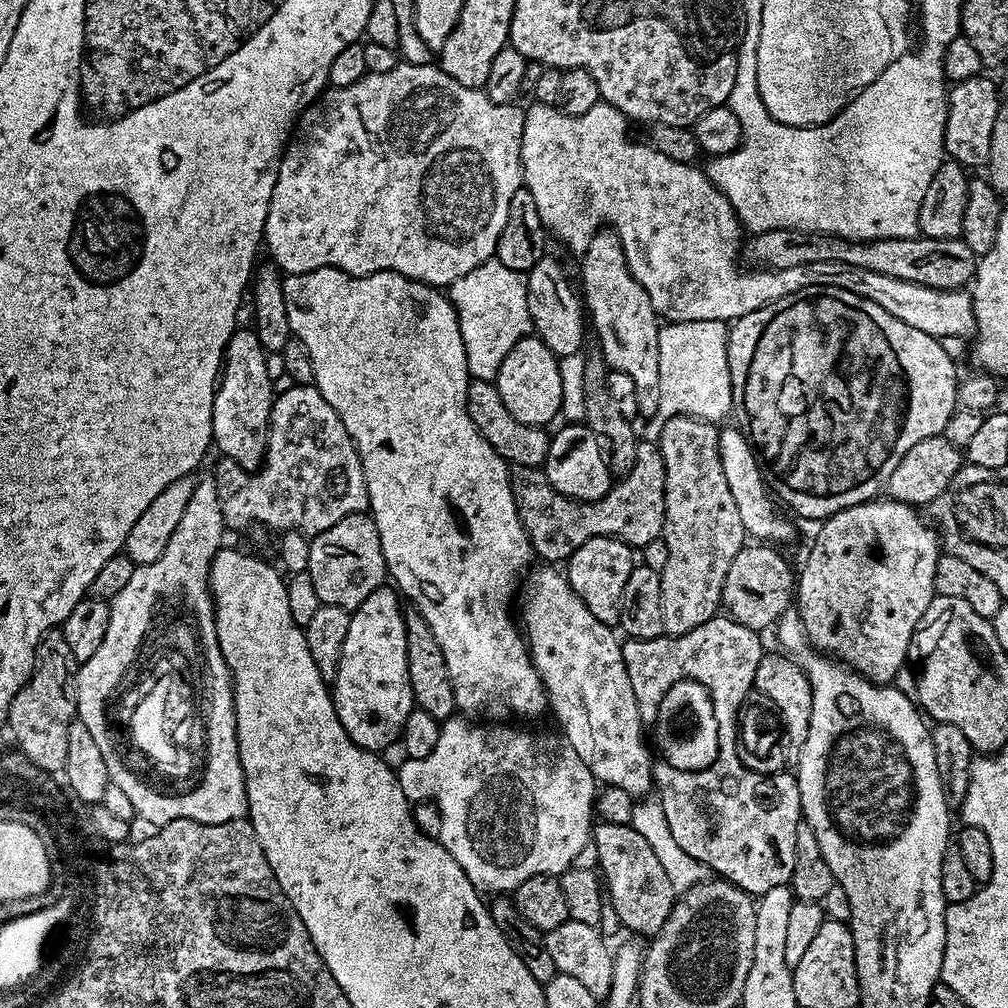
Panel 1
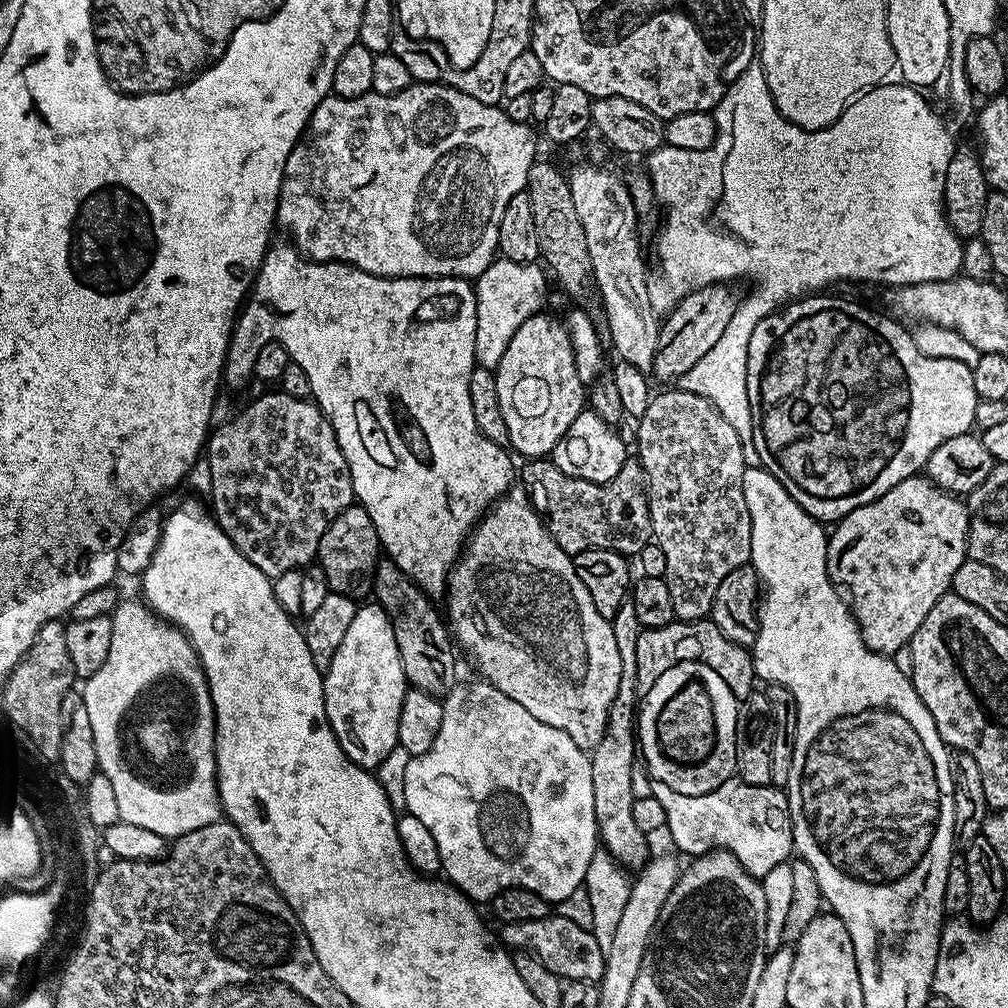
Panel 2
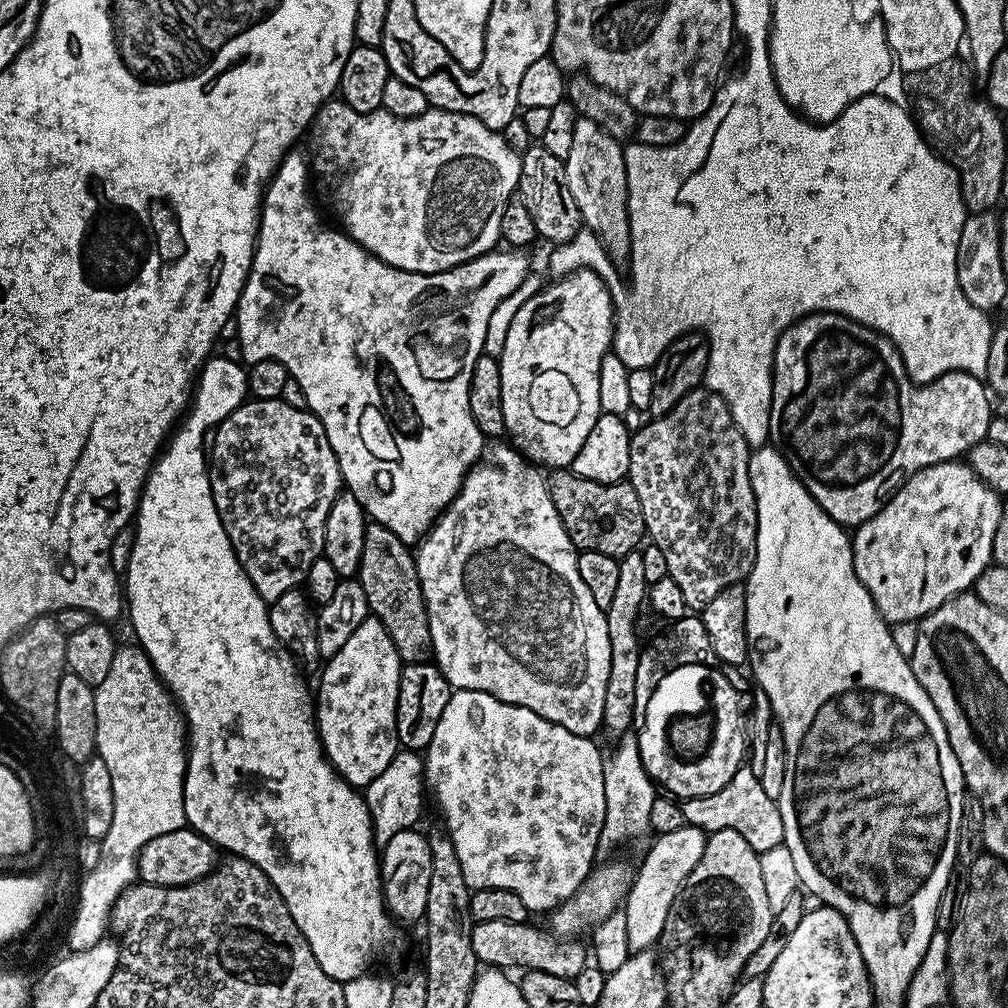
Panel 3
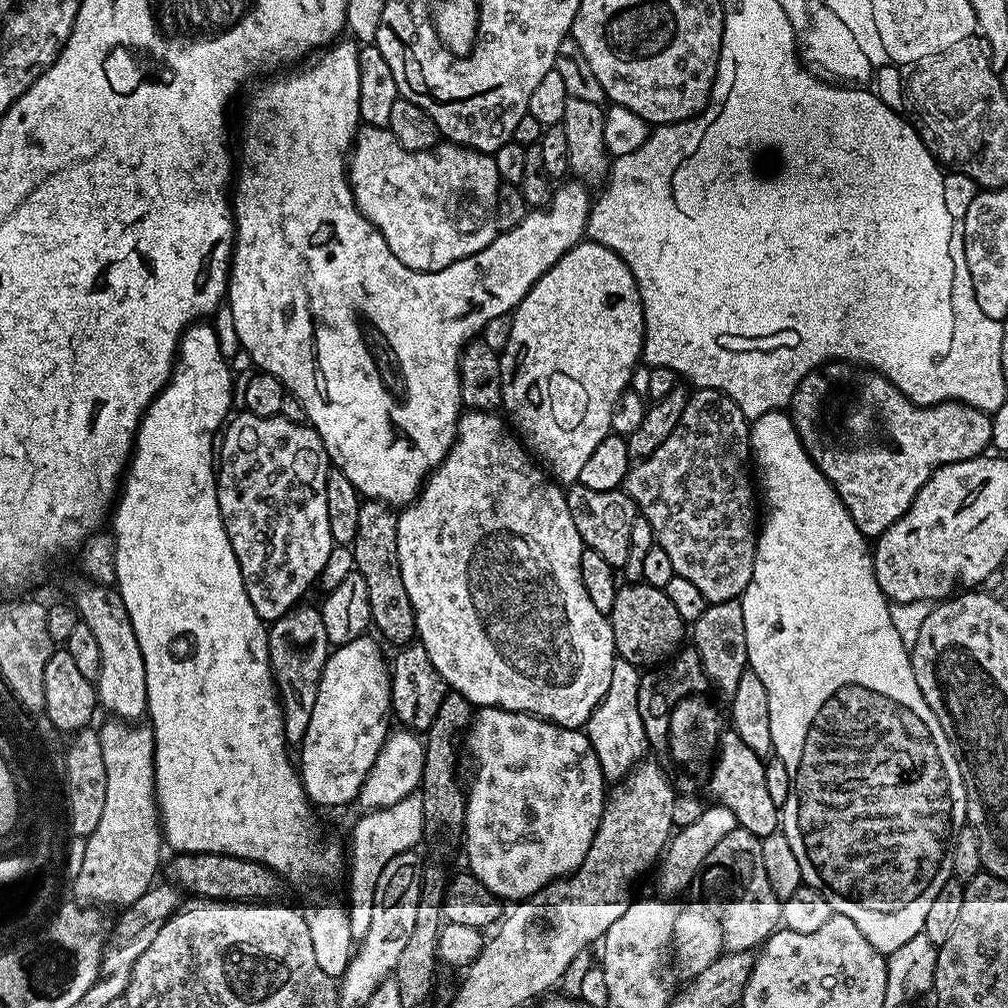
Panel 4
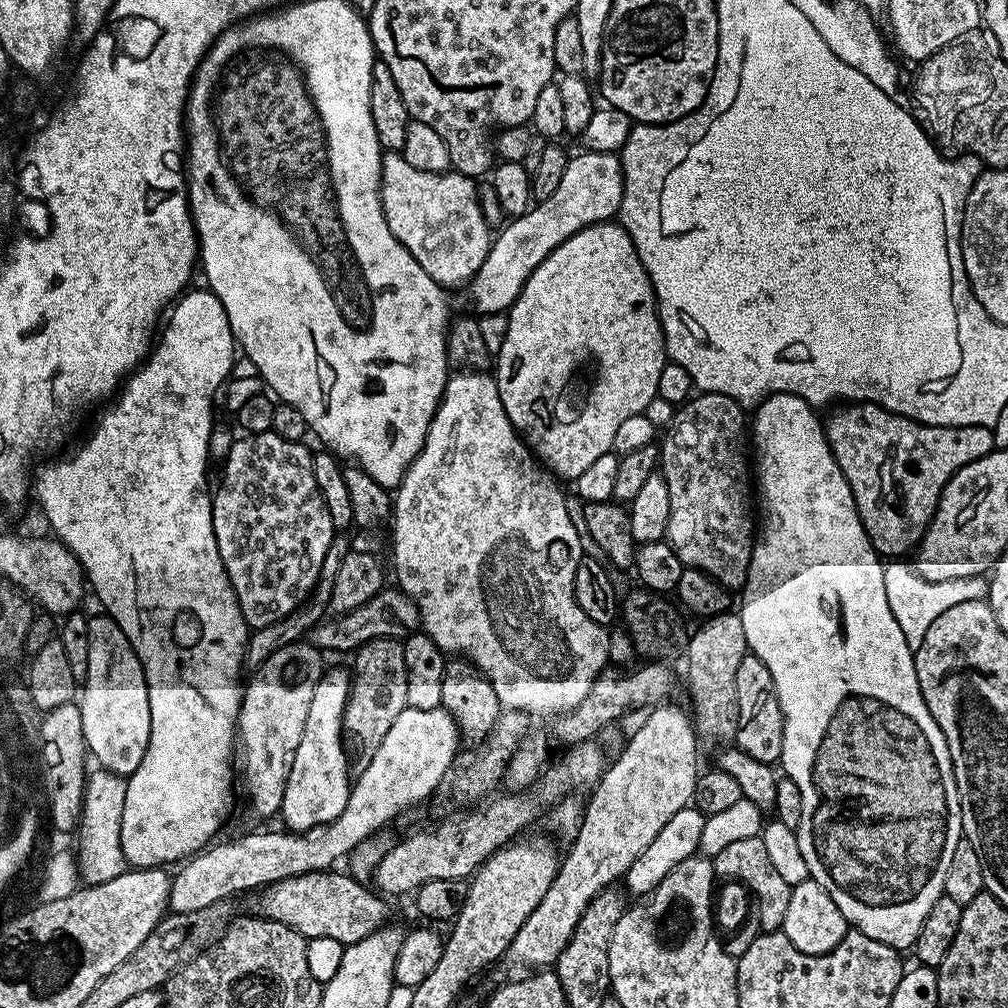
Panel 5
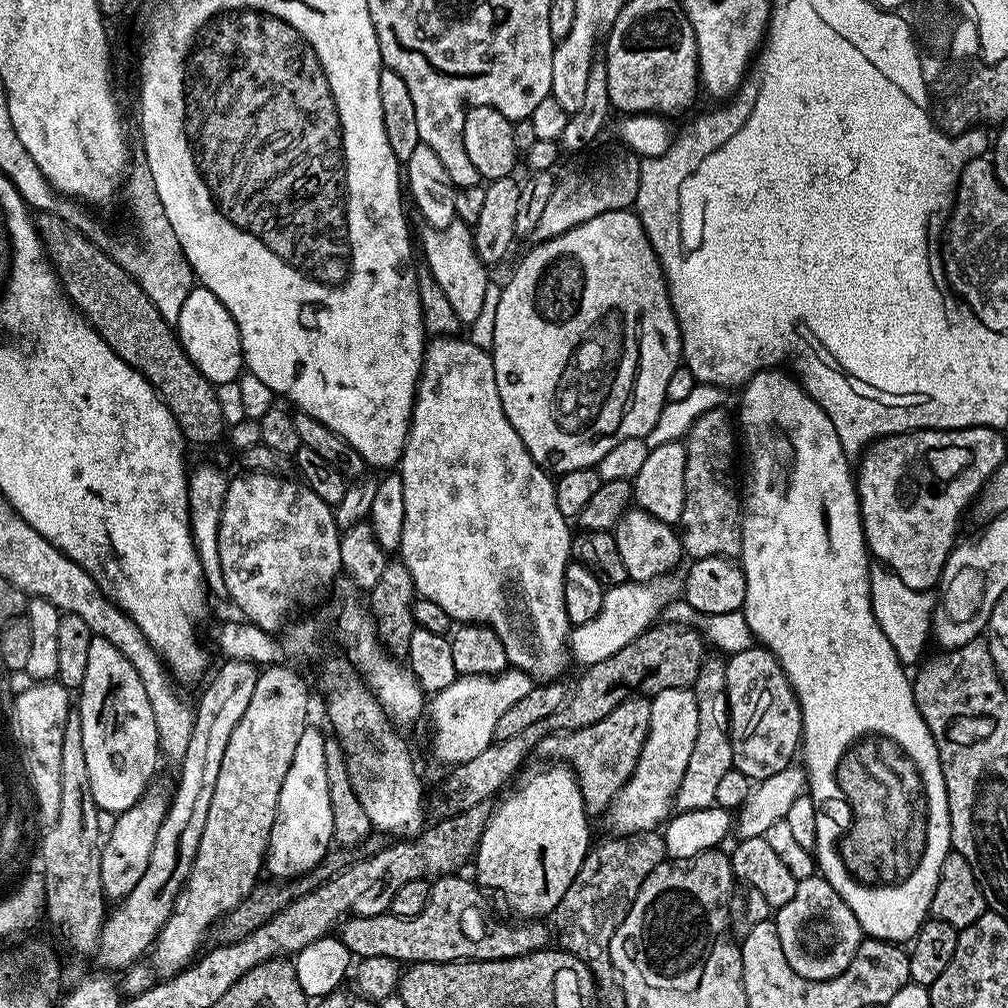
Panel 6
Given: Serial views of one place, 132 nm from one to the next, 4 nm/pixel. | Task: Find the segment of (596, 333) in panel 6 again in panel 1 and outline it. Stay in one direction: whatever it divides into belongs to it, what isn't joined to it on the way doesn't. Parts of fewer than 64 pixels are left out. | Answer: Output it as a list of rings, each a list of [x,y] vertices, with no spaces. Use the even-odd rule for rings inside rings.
[[[535,334],[521,338],[502,358],[501,368],[495,376],[494,383],[506,410],[510,410],[510,414],[514,414],[518,422],[548,426],[548,423],[562,412],[564,386],[560,360]]]

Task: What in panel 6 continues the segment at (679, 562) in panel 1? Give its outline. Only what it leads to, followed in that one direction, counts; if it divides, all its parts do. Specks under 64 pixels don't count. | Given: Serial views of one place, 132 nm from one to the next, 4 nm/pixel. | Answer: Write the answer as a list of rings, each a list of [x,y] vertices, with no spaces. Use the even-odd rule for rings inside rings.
[[[712,408],[704,412],[692,424],[688,432],[688,440],[683,441],[686,450],[686,502],[682,506],[682,518],[678,525],[680,546],[685,557],[701,560],[711,556],[727,556],[736,558],[740,555],[740,517],[742,515],[742,500],[738,495],[738,480],[732,477],[732,459],[738,452],[738,432],[734,420],[720,408]]]

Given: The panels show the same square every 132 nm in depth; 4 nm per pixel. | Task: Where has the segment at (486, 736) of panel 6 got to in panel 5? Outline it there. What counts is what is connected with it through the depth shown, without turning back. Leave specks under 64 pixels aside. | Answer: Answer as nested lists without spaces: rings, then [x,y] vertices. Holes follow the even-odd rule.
[[[439,707],[434,710],[418,710],[417,708],[404,708],[402,714],[398,714],[398,718],[394,718],[394,723],[390,725],[390,731],[387,732],[386,738],[382,738],[382,746],[378,746],[378,750],[374,750],[374,758],[370,758],[370,766],[366,766],[366,770],[360,772],[351,785],[348,793],[348,801],[346,802],[346,810],[342,810],[342,814],[338,814],[338,818],[334,818],[334,822],[323,824],[322,826],[314,826],[306,832],[294,832],[291,830],[279,830],[280,832],[248,832],[245,836],[240,836],[237,840],[224,840],[213,843],[211,846],[204,849],[203,852],[197,852],[195,856],[183,861],[179,865],[180,873],[175,873],[172,881],[172,893],[168,899],[168,906],[172,912],[197,912],[198,910],[206,910],[206,906],[214,906],[214,902],[219,900],[227,900],[229,898],[236,898],[239,892],[243,894],[251,893],[253,890],[265,888],[267,884],[278,882],[282,878],[290,878],[291,876],[301,876],[307,872],[322,872],[331,869],[340,859],[351,857],[354,849],[359,844],[365,843],[369,838],[375,837],[376,832],[383,824],[388,824],[395,818],[399,812],[404,811],[406,808],[412,807],[414,804],[420,804],[429,799],[435,793],[438,782],[442,782],[442,774],[446,774],[446,770],[450,770],[450,766],[456,761],[456,753],[461,751],[462,737],[460,729],[456,727],[454,718],[444,708]]]

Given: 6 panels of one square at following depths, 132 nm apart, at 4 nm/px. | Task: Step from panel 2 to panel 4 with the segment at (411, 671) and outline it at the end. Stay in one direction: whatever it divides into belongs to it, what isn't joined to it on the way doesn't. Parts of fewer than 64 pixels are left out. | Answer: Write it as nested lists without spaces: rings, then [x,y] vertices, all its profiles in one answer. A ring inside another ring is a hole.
[[[365,499],[358,510],[358,534],[354,534],[351,550],[356,563],[355,571],[362,574],[366,582],[366,594],[370,594],[371,627],[377,628],[390,643],[395,646],[407,646],[417,639],[414,606],[410,606],[410,594],[402,582],[402,566],[398,566],[398,530],[396,529],[397,513],[383,500]]]

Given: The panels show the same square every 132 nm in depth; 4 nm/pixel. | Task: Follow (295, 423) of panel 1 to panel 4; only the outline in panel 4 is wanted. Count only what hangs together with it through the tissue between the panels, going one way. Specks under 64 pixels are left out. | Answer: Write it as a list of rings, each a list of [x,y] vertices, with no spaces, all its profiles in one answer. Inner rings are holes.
[[[245,411],[239,415],[227,421],[218,440],[218,467],[215,469],[218,506],[234,558],[238,558],[242,570],[250,606],[254,606],[260,620],[271,622],[301,603],[300,595],[319,581],[322,566],[326,566],[326,558],[330,558],[334,546],[330,514],[326,514],[330,461],[322,438],[318,438],[307,423],[295,424],[282,415],[258,417]]]

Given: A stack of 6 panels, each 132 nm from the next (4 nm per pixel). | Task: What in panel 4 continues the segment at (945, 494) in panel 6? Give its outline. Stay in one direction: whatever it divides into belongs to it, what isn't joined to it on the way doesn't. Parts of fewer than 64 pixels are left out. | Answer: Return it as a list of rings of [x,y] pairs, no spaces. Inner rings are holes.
[[[829,362],[802,377],[800,385],[792,396],[790,415],[796,427],[796,432],[804,443],[805,450],[818,466],[818,470],[822,470],[822,474],[832,483],[834,490],[840,495],[840,501],[846,506],[850,518],[854,518],[858,530],[866,538],[878,537],[890,526],[894,526],[894,522],[898,522],[898,518],[902,518],[902,514],[906,514],[906,510],[912,505],[912,499],[916,497],[918,490],[922,490],[922,486],[930,478],[930,474],[934,474],[934,470],[959,460],[969,460],[975,456],[983,456],[989,451],[992,443],[992,418],[989,413],[979,412],[976,408],[971,408],[969,404],[957,404],[955,402],[929,404],[927,406],[912,404],[885,376],[872,371],[867,366],[857,366],[851,362]]]

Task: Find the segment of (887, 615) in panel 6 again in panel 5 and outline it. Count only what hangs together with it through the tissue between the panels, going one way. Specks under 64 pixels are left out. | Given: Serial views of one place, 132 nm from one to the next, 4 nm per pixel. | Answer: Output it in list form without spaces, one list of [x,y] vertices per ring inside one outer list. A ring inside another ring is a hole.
[[[888,562],[884,564],[884,577],[886,578],[886,602],[890,602],[890,616],[898,621],[898,626],[902,626],[902,634],[906,634],[906,642],[915,649],[922,646],[922,638],[926,638],[926,630],[946,610],[958,606],[958,602],[967,600],[982,600],[988,595],[988,580],[984,576],[971,576],[970,578],[954,578],[950,582],[934,582],[932,585],[926,582],[926,578],[917,575],[915,569],[906,562]]]

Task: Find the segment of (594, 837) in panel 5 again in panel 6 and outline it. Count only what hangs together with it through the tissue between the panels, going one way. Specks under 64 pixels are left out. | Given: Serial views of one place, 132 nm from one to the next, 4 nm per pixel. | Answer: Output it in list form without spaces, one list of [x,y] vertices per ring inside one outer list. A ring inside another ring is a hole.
[[[692,688],[662,690],[657,696],[651,697],[648,733],[642,754],[634,766],[634,774],[630,774],[602,816],[609,833],[633,836],[636,832],[651,832],[659,829],[669,819],[697,734],[698,702]]]

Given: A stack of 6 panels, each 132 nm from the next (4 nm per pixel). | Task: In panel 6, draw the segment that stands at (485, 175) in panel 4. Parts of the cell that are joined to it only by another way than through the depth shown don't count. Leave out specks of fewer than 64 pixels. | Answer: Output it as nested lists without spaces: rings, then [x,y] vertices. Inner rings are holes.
[[[455,222],[445,229],[425,227],[424,237],[419,237],[418,244],[424,247],[423,263],[438,278],[438,286],[446,294],[450,306],[454,306],[454,314],[458,314],[461,325],[469,326],[481,313],[482,301],[490,275],[489,269],[478,258],[472,241],[472,229],[469,225]]]

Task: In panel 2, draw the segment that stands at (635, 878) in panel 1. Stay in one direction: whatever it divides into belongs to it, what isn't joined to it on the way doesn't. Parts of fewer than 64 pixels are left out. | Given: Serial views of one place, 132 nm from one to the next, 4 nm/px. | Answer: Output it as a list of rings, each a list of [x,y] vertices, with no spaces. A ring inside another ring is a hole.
[[[625,598],[620,603],[618,614],[614,614],[611,621],[614,642],[618,642],[618,654],[622,658],[622,678],[618,682],[618,694],[614,694],[614,702],[610,702],[610,714],[606,718],[606,734],[602,734],[602,742],[598,742],[598,746],[590,749],[592,757],[590,779],[594,785],[594,818],[602,848],[621,866],[639,870],[650,859],[650,851],[648,852],[650,840],[642,830],[638,830],[637,823],[634,822],[636,796],[631,770],[638,763],[636,655],[638,654],[638,638],[642,629],[631,598]]]

